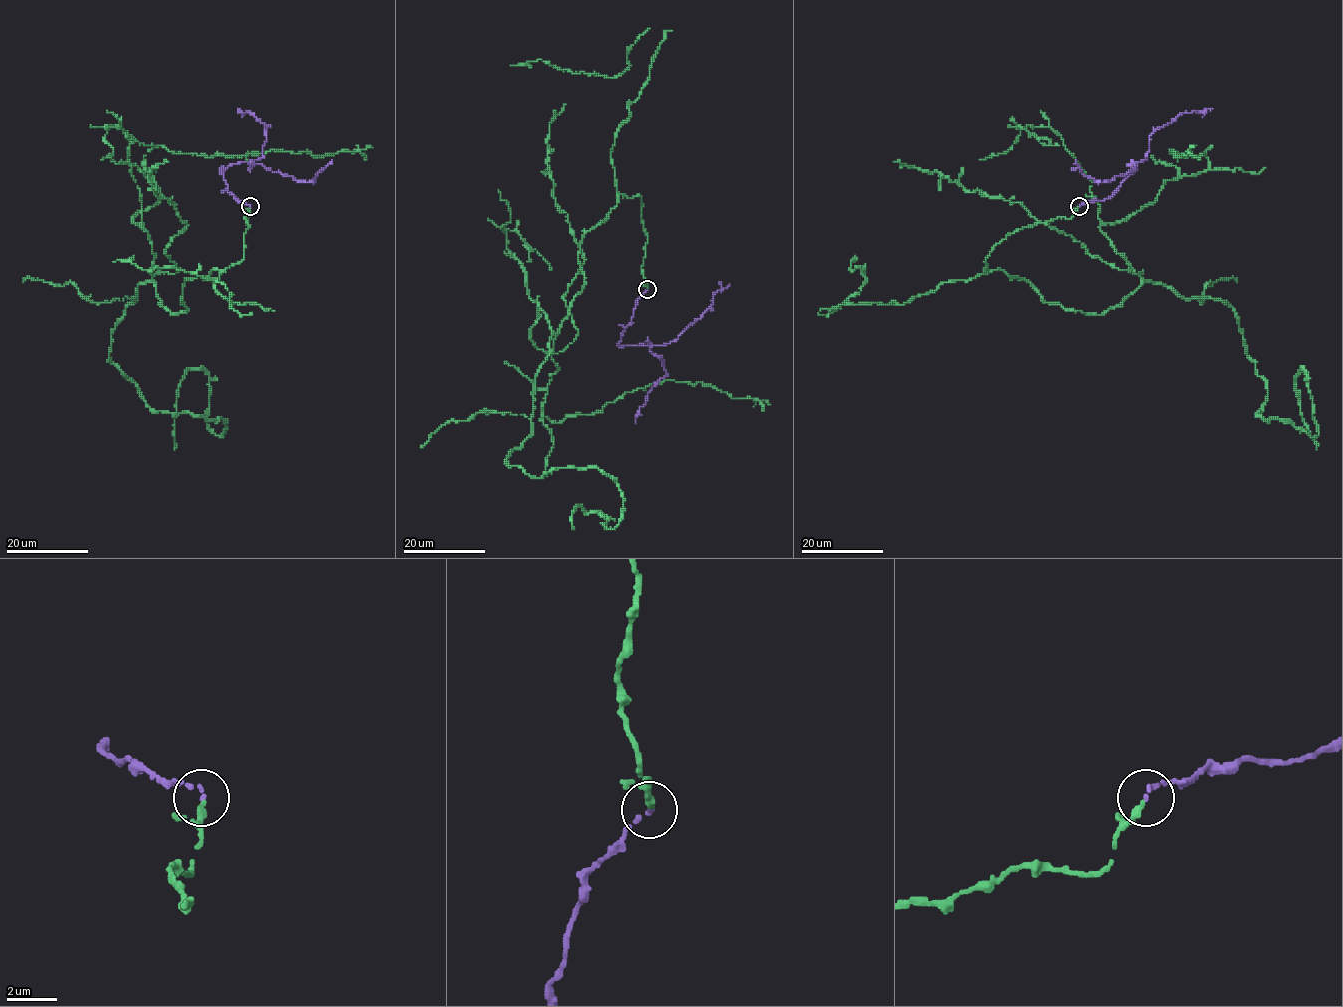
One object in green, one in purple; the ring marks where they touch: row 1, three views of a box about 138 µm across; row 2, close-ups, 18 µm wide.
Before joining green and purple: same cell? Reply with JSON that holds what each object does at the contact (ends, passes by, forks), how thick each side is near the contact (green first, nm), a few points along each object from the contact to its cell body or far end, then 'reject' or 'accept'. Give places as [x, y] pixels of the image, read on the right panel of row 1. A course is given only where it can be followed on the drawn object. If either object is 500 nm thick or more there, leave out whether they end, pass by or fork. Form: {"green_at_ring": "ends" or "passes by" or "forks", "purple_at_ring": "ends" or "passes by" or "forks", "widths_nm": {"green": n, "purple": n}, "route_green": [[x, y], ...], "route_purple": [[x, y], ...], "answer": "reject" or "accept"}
{"green_at_ring": "ends", "purple_at_ring": "ends", "widths_nm": {"green": 260, "purple": 140}, "route_green": [[1078, 206], [984, 272], [1085, 313], [1143, 281], [1223, 301], [1257, 415], [1312, 437], [1306, 370], [1316, 449]], "route_purple": [[1079, 206], [1109, 198], [1136, 167], [1134, 162], [1130, 172], [1111, 180], [1095, 181], [1084, 175], [1074, 163]], "answer": "accept"}

